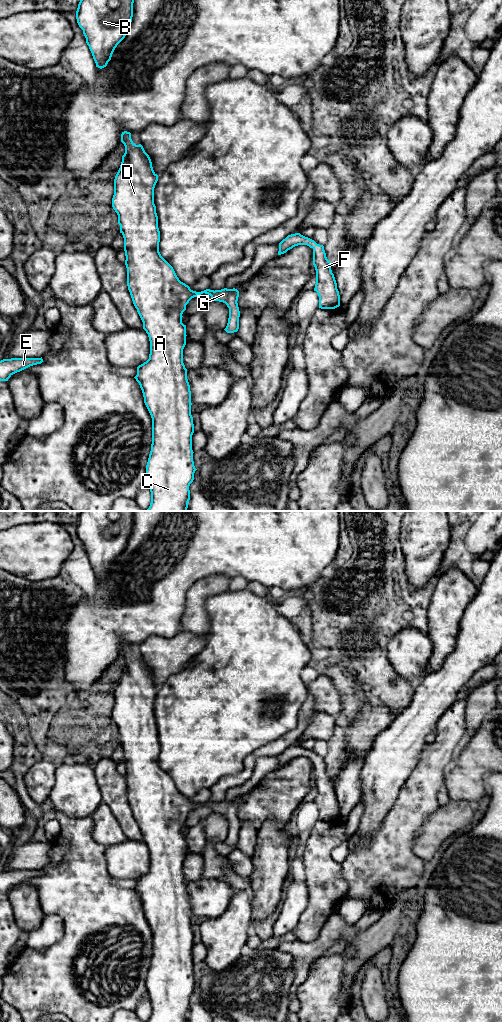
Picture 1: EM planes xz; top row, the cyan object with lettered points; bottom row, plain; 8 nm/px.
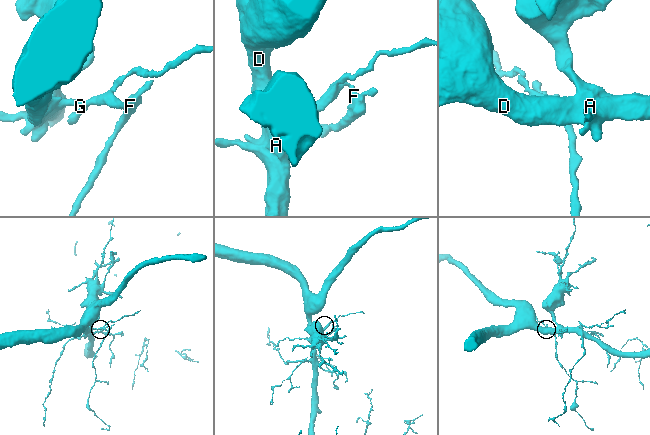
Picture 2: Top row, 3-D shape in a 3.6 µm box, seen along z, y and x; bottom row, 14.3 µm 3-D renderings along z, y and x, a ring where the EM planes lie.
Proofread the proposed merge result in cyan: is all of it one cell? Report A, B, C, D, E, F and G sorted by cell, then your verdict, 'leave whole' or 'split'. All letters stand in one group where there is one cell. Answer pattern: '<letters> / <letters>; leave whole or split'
A B C D E F G; leave whole

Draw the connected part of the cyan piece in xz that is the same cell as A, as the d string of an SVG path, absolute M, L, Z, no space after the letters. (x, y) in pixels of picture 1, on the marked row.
M122 132L121 142L125 146L125 153L122 156L120 168L114 179L112 207L118 215L120 233L124 238L128 290L143 322L143 329L148 334L150 341L149 359L137 367L137 375L134 377L140 385L144 403L152 418L152 444L146 465L146 477L151 492L151 503L146 511L187 511L190 500L189 486L194 480L194 473L197 469L194 466L194 452L192 450L194 424L191 415L191 391L187 379L187 369L183 363L183 349L186 345L187 335L186 325L182 323L182 314L192 298L205 293L210 295L213 301L223 302L227 305L229 308L229 318L224 330L227 333L237 332L240 317L237 303L239 291L235 288L224 288L215 291L206 289L196 292L179 280L173 267L159 252L160 231L156 206L154 204L154 188L158 181L158 175L154 172L151 159L143 146L133 143L130 132Z

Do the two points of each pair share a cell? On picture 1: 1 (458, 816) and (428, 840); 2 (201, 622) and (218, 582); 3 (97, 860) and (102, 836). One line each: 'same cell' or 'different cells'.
1: same cell
2: same cell
3: different cells

